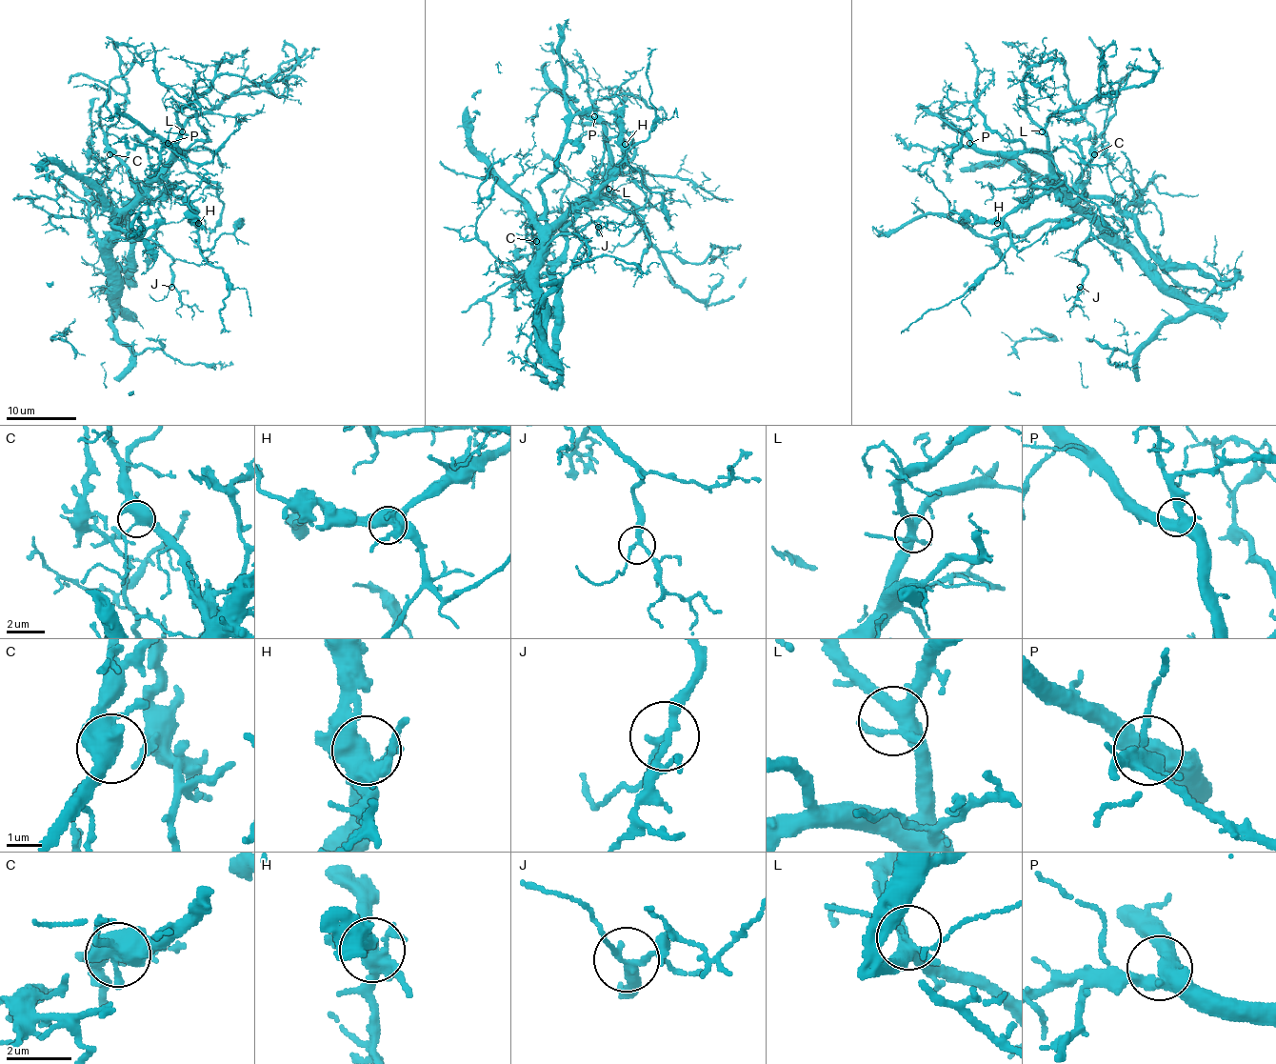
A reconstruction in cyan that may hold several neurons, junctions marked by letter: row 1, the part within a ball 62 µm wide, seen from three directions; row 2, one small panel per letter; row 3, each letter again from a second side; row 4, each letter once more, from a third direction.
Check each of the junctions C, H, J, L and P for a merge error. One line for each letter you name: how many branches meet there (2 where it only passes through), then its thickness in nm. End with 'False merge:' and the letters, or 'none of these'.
False merge: none of these

